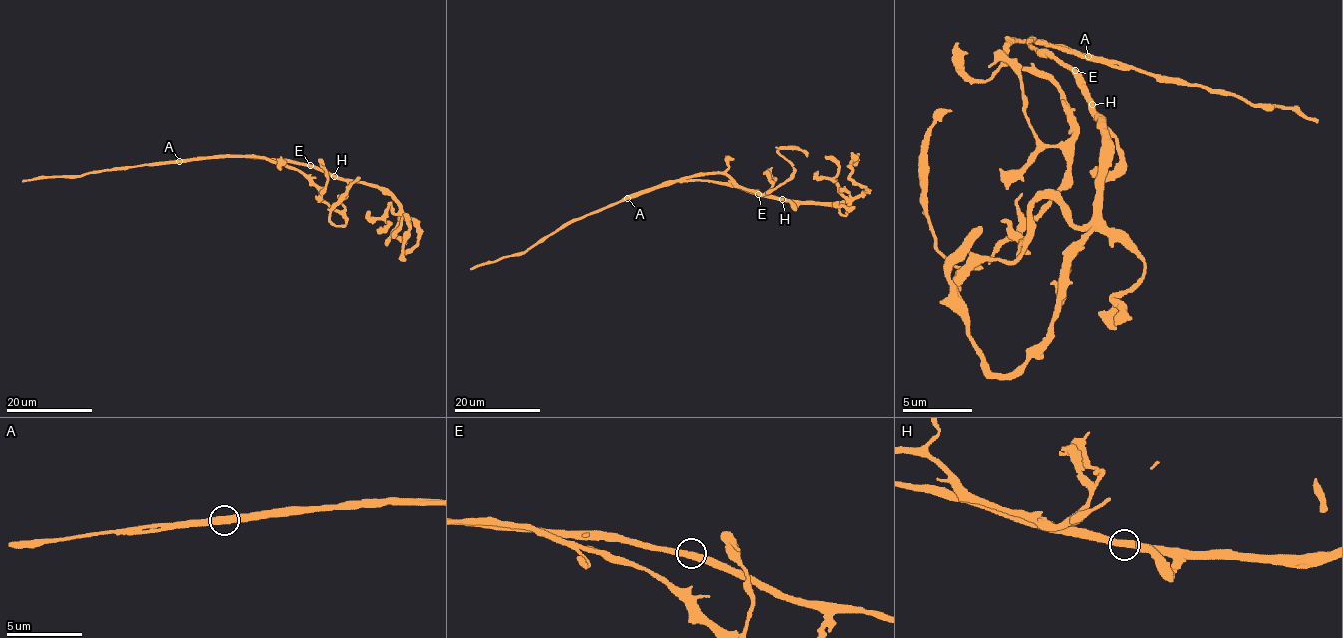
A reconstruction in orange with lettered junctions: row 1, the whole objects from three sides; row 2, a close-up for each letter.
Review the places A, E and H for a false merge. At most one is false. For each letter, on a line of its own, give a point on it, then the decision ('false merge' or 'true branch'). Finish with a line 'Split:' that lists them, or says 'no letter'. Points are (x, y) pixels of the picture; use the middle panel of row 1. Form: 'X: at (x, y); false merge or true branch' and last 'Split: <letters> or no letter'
A: at (627, 198); false merge
E: at (758, 194); true branch
H: at (782, 199); true branch
Split: A

